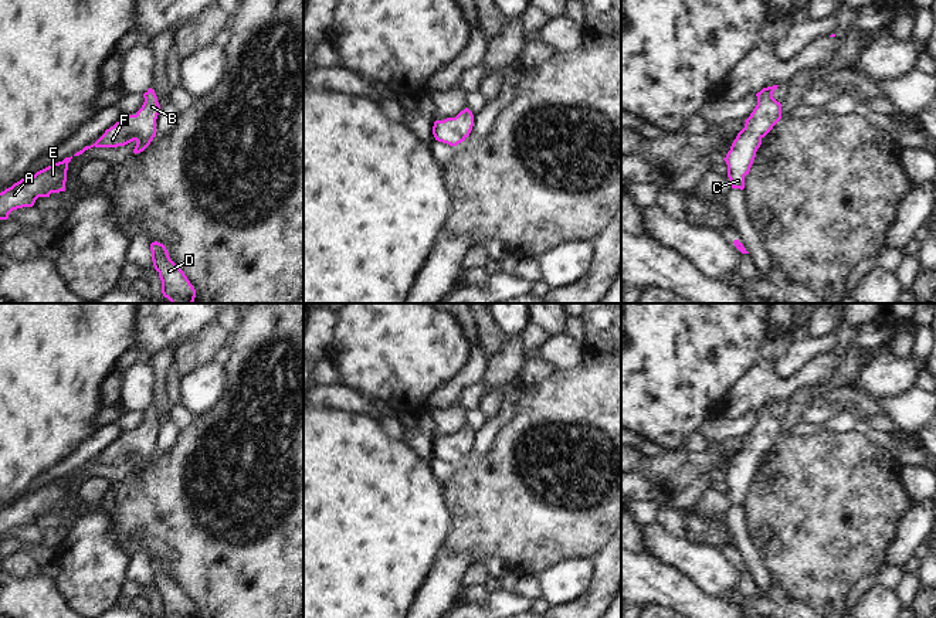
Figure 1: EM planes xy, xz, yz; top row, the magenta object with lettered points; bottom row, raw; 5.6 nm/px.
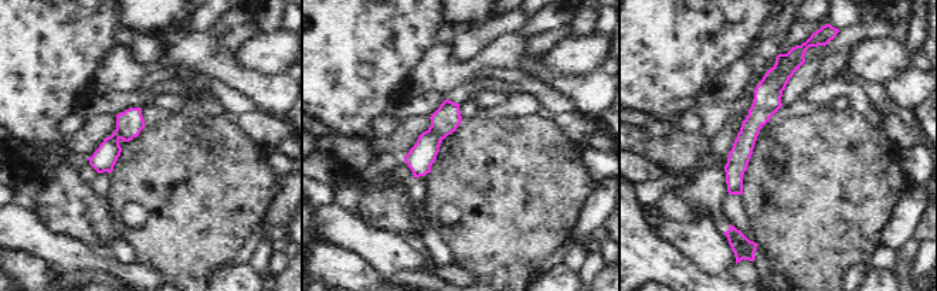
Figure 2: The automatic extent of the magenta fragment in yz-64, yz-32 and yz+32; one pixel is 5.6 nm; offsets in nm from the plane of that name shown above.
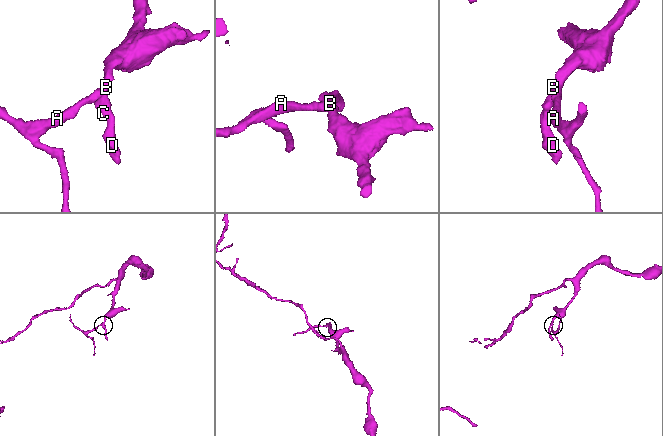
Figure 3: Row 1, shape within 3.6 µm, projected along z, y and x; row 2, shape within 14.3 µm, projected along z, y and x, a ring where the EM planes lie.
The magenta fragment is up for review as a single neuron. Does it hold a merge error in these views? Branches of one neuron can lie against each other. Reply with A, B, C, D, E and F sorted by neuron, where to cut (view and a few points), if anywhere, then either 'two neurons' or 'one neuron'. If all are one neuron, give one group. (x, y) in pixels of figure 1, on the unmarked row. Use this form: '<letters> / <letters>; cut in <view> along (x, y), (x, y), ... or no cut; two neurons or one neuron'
A B C D E F; no cut; one neuron

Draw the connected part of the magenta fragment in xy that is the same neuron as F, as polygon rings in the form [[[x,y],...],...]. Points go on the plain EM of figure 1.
[[[152,405],[143,411],[145,420],[135,432],[122,432],[121,438],[105,448],[105,451],[91,464],[85,464],[74,473],[82,472],[91,465],[118,465],[136,459],[133,471],[143,469],[156,454],[156,437],[160,422]]]

